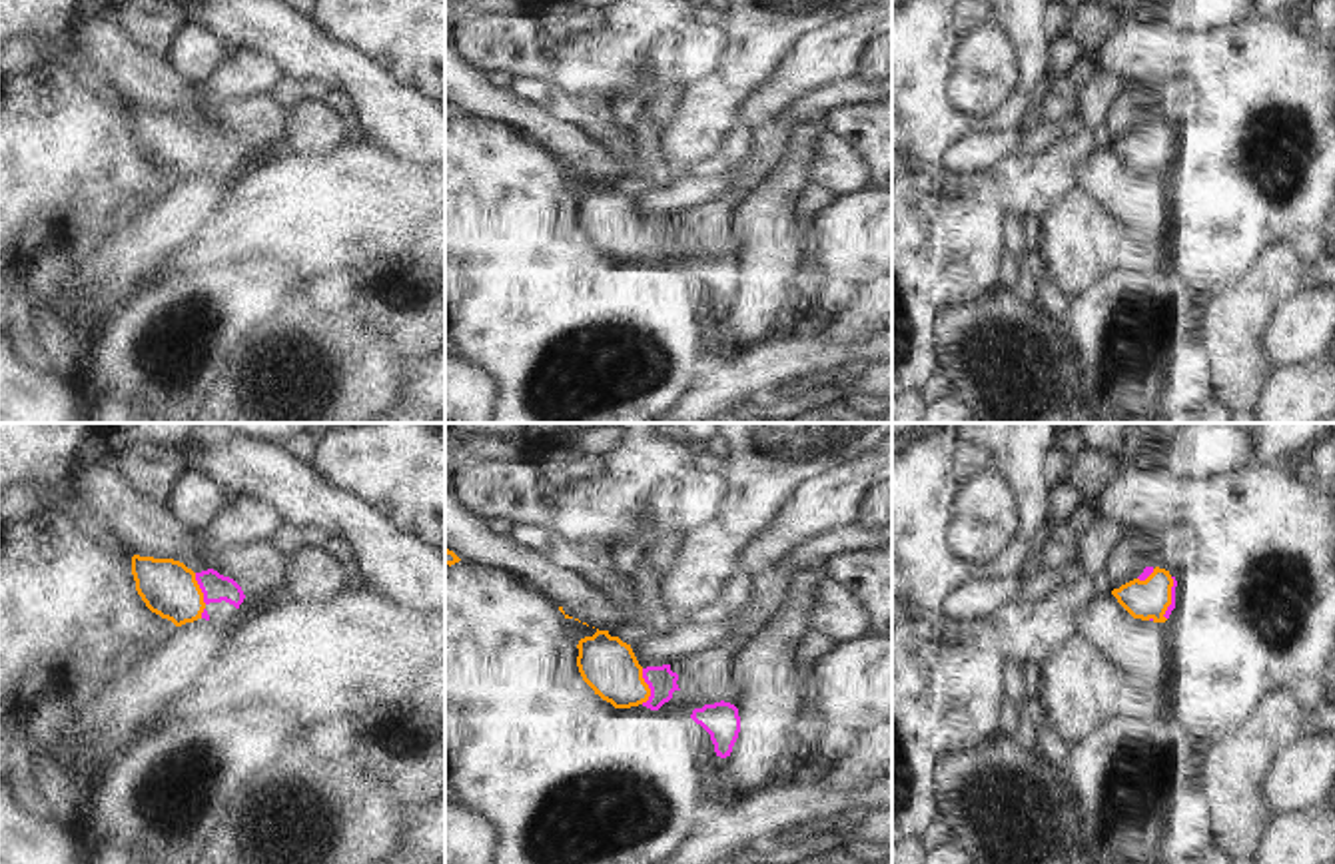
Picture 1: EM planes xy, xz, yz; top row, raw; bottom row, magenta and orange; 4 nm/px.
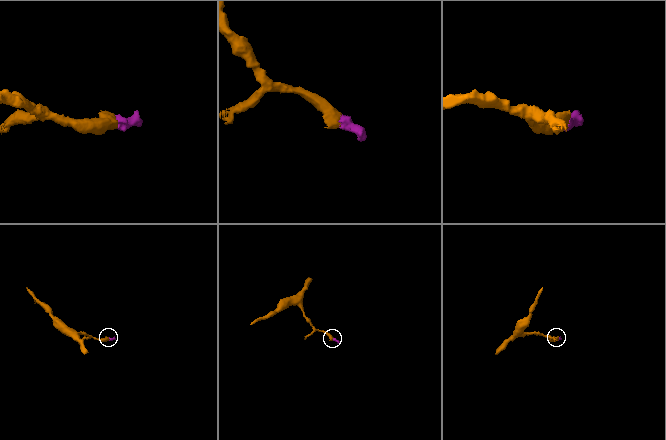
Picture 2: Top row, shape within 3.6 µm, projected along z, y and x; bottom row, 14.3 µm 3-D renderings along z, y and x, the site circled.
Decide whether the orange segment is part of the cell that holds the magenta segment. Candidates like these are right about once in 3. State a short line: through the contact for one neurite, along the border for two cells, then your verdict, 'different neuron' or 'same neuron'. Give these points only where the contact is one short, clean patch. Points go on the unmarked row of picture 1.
line xz (661, 234), (649, 240), (627, 238), (607, 218); same neuron

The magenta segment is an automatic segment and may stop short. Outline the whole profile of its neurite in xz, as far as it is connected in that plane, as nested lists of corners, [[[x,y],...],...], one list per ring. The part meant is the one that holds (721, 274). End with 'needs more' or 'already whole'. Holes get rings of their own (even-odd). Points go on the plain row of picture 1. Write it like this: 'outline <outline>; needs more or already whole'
outline [[[724,253],[704,257],[702,261],[694,261],[690,271],[710,287],[716,309],[730,309],[740,285],[740,269],[734,257]]]; already whole

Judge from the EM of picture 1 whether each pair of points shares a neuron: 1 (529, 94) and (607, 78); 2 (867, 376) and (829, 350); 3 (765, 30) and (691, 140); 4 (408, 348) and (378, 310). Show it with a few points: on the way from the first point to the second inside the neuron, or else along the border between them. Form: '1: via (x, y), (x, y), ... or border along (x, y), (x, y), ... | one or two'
1: border along (513, 78), (537, 78), (567, 94), (603, 98) | two
2: border along (871, 362), (849, 370) | two
3: via (749, 58), (705, 112) | one
4: via (406, 338), (388, 320) | one

